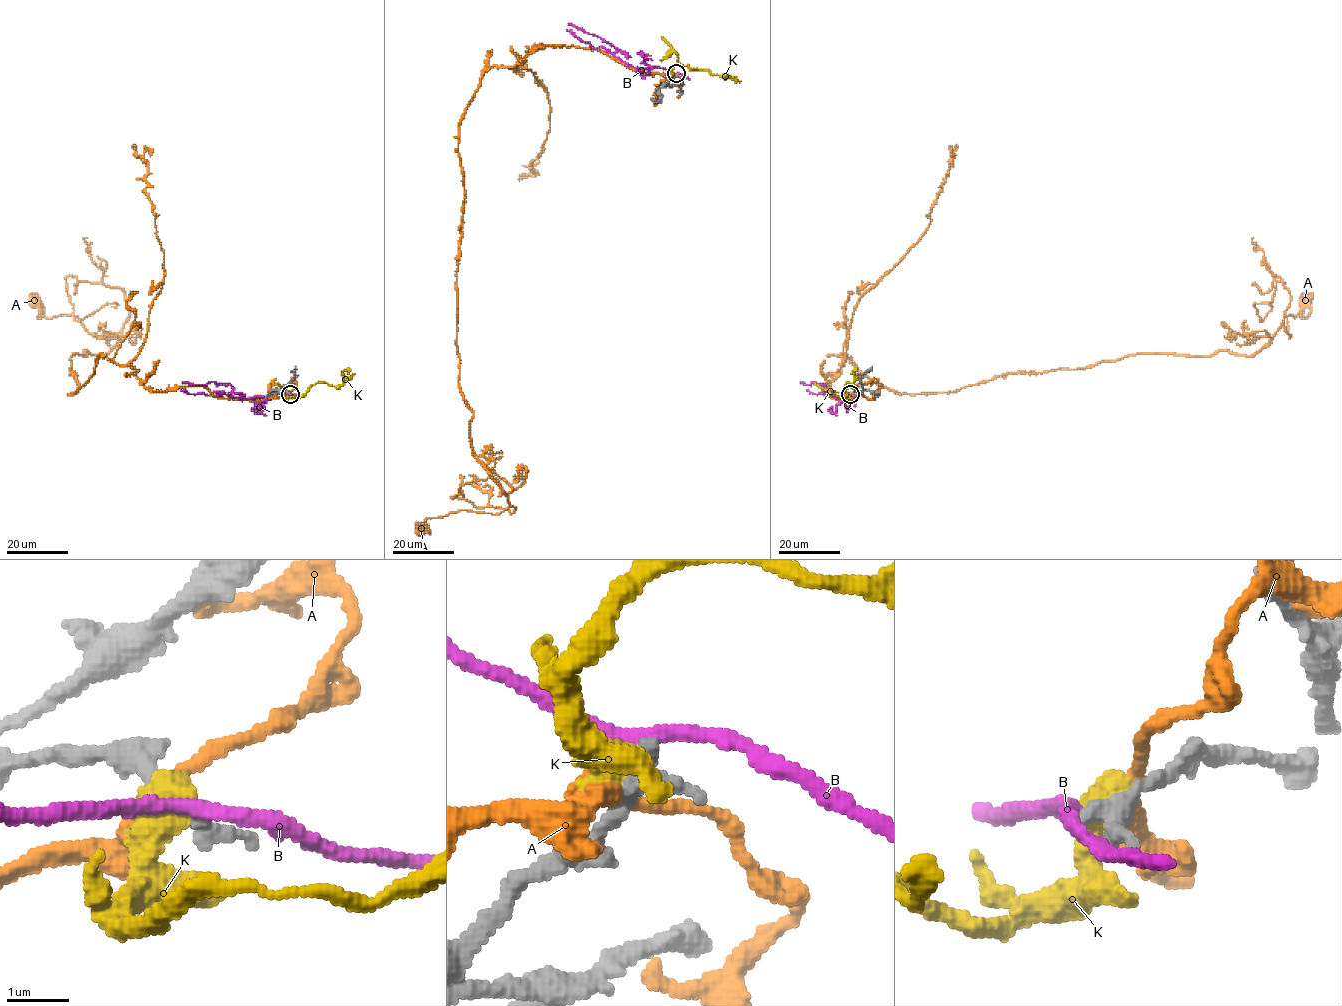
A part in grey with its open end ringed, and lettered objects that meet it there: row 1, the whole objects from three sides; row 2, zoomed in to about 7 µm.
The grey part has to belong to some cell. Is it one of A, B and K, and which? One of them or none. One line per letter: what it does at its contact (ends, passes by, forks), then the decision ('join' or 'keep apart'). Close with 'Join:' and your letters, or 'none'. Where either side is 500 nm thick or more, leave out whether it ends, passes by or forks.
A: it passes by; keep apart
B: it passes by; keep apart
K: keep apart
Join: none

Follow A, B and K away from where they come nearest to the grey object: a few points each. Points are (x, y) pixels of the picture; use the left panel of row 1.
A: (289, 392), (152, 392), (102, 356), (73, 394), (72, 353), (103, 356), (123, 325), (93, 337), (34, 300)
B: (289, 394), (229, 396), (232, 389), (229, 384), (182, 382)
K: (289, 393), (286, 399), (300, 398), (316, 383), (339, 386), (343, 381), (342, 372), (350, 369)

